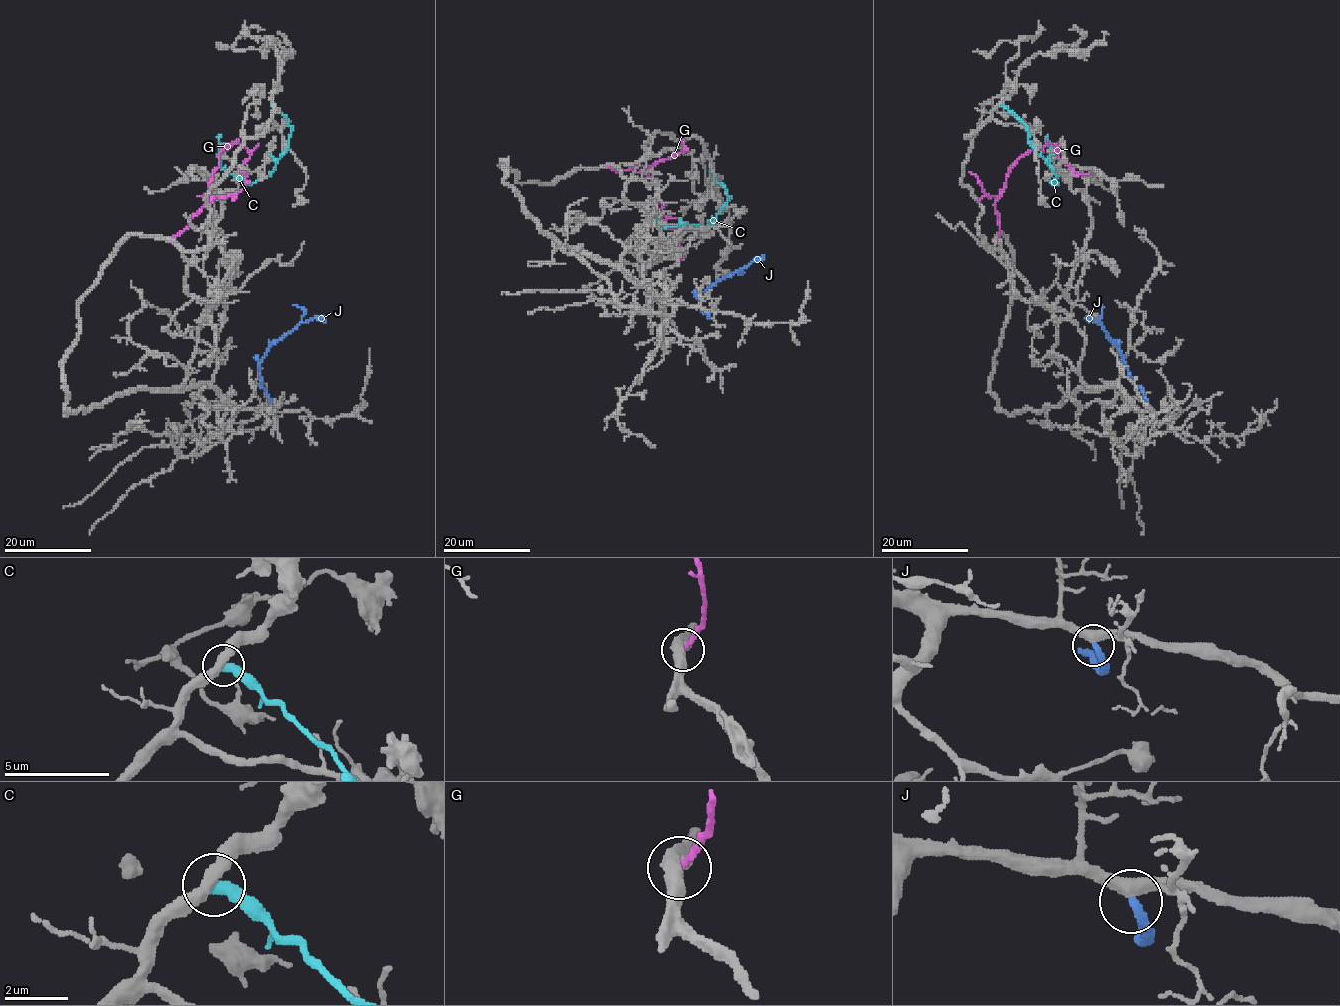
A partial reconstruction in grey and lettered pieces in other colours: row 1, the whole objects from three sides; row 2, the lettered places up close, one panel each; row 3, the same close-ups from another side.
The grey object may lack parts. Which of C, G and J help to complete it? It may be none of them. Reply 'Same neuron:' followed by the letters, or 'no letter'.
Same neuron: J

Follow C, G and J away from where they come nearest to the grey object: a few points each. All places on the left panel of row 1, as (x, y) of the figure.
C: (273, 104), (285, 115), (291, 131), (287, 151), (268, 175), (243, 183), (226, 171), (218, 156), (219, 135)
G: (170, 240), (211, 199), (209, 182), (226, 144), (240, 143), (247, 149), (250, 157), (240, 173), (243, 171)
J: (268, 411), (270, 400), (261, 380), (259, 362), (265, 352), (300, 323), (325, 317)

